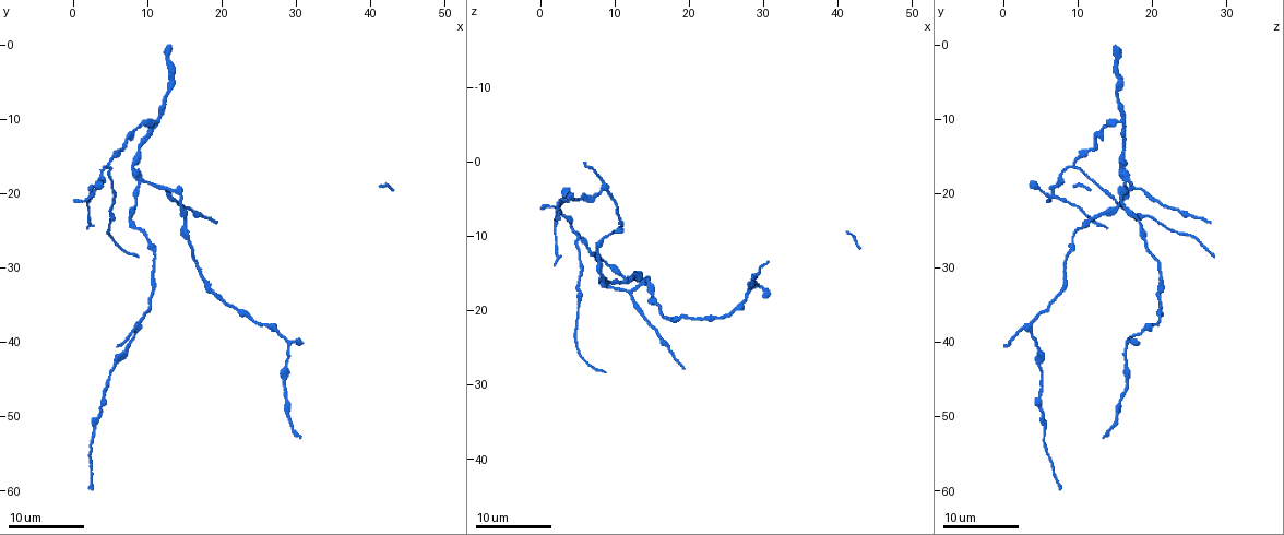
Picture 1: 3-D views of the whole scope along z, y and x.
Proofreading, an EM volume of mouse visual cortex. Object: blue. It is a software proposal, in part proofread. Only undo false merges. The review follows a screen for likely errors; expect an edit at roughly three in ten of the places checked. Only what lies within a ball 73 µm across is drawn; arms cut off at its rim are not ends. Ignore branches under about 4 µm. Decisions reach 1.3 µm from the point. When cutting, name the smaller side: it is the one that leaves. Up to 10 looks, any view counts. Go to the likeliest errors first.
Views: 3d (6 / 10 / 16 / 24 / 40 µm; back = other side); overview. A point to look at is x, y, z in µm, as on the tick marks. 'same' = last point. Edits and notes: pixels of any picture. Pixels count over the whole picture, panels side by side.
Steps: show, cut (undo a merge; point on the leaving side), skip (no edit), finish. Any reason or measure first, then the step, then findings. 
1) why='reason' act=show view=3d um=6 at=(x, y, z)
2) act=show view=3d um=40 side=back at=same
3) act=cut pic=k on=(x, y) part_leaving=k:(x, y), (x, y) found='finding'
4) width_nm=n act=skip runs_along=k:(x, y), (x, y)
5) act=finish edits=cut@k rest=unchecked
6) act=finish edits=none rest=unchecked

why='arms part here' act=show view=3d um=6 at=(4.5, 16.5, 9.5)

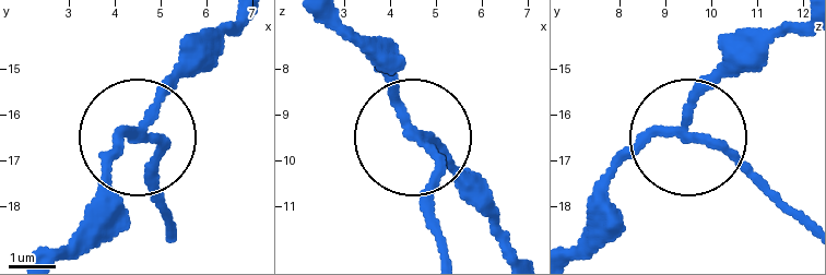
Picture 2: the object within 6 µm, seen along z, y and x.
side_arm_um=15 arms=3 act=cut pic=2 on=(151, 176) found='a second neuron is stuck on'

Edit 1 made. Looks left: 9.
why='see it whole again' act=show view=overview

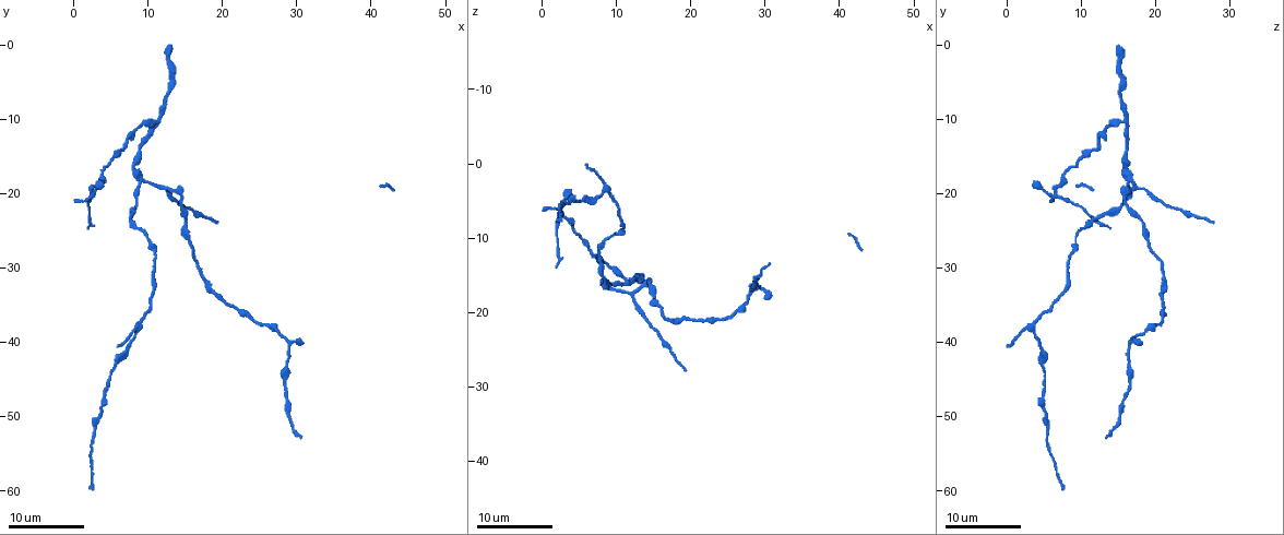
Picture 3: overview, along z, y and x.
why='branch point' act=show view=3d um=6 at=(11.5, 10.5, 15.5)

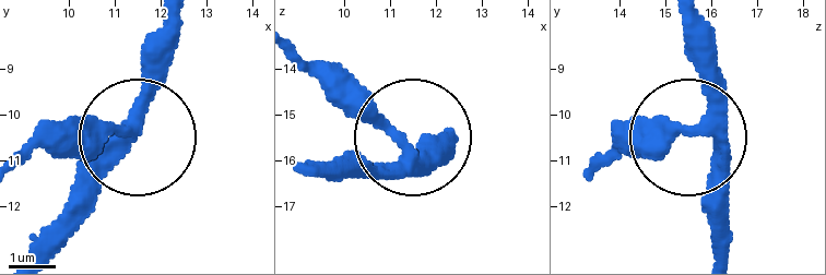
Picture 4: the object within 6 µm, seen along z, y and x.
act=show view=3d um=6 side=back at=(11.30, 10.30, 15.65)

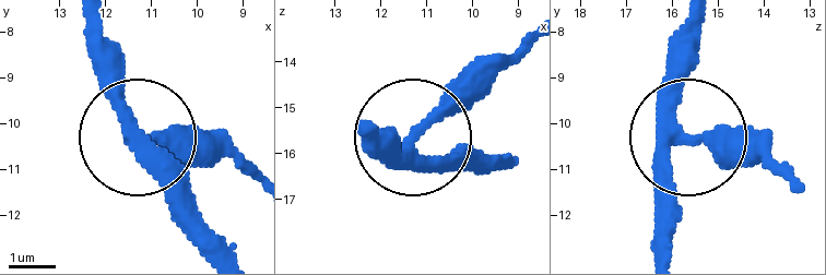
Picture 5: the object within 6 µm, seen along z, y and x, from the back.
arms=3 act=skip runs_along=5:(231, 252), (129, 122), (121, 63), (102, 33) found='continuous, no second neuron'

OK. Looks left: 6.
act=show view=3d um=16 at=(8.5, 38.5, 3.0)

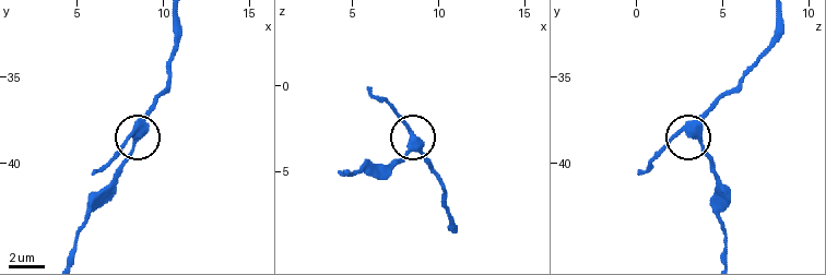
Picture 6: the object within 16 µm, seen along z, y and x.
width_nm=370 act=skip runs_along=6:(178, 21), (178, 43), (168, 83), (143, 131), (109, 160) found='all the same neuron'

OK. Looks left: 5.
why='a fork' act=show view=3d um=10 at=(9.0, 18.0, 16.0)

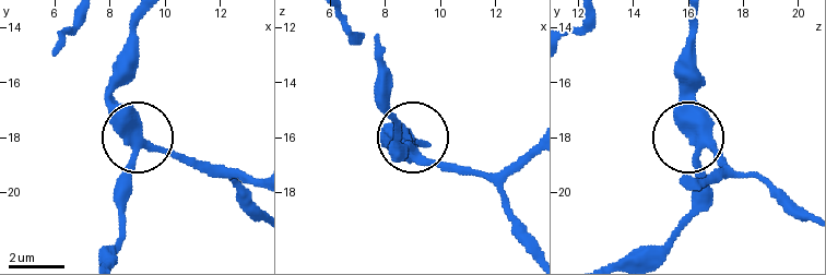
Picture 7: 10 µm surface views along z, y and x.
act=skip runs_along=7:(252, 181), (146, 142), (111, 74) found='all the same neuron'

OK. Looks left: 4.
why='three arms meet' act=show view=3d um=6 at=(29.0, 40.0, 16.5)

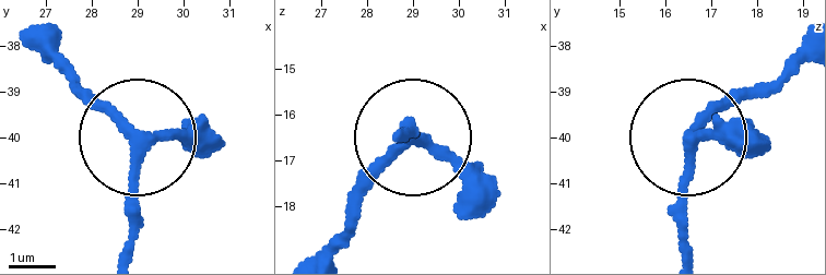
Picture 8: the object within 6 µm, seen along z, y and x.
act=skip runs_along=8:(321, 255), (408, 138) found='all the same neuron'

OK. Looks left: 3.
act=finish edits=cut@2 rest=unchecked

